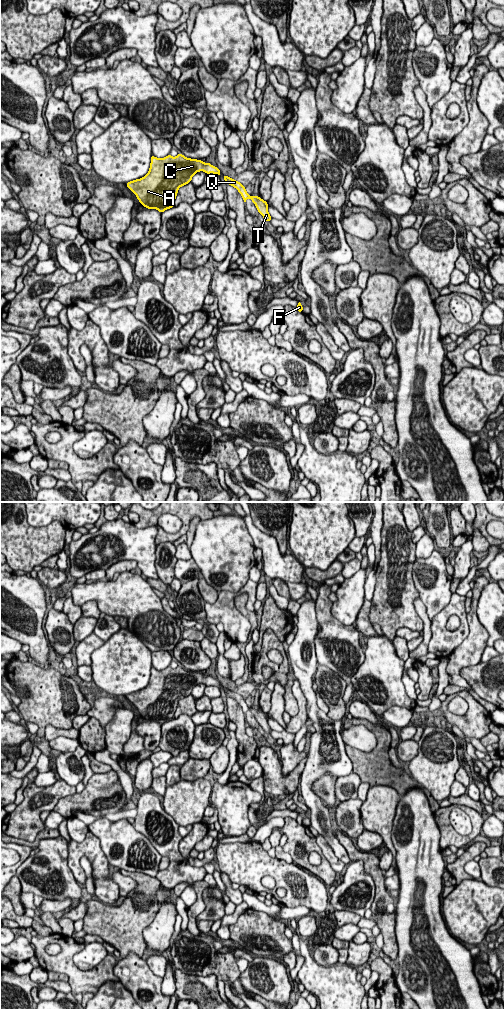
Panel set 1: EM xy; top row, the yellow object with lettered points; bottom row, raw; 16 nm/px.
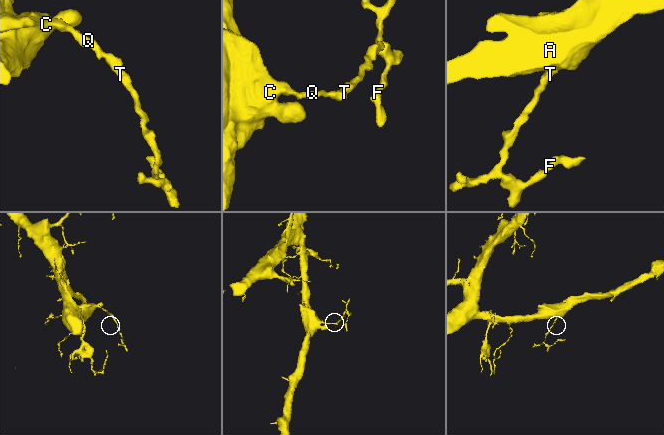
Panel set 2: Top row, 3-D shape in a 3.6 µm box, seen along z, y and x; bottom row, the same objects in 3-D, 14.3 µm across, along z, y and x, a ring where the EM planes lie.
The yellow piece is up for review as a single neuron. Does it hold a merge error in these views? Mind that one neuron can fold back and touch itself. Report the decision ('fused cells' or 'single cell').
single cell

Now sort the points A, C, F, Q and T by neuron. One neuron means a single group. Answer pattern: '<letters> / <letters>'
A C F Q T

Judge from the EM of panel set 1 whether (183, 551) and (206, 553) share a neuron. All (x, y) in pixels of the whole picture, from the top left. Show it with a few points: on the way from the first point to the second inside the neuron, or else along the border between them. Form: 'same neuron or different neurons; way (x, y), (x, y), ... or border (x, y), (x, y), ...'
different neurons; border (189, 549), (192, 557)

